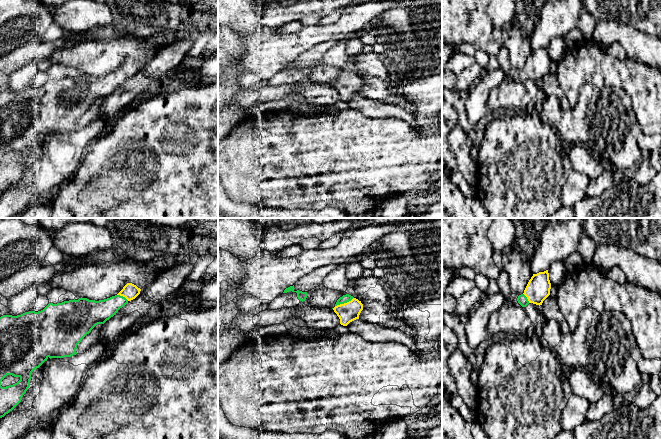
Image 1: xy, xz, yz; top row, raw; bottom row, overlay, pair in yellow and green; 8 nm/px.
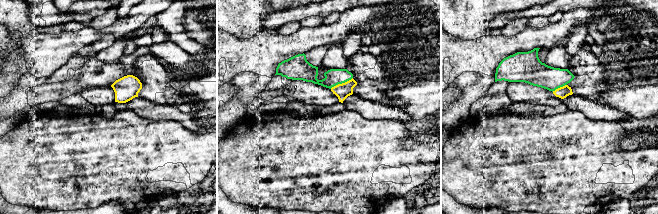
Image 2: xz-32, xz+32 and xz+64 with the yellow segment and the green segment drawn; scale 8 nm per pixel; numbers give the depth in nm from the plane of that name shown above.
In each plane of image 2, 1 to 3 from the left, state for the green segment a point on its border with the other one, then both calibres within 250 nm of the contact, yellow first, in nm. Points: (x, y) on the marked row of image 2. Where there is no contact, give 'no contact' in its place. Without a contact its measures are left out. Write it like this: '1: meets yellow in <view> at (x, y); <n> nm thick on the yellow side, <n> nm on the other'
1: no contact
2: meets yellow in xz+32 at (342, 83); 120 nm thick on the yellow side, 140 nm on the other
3: meets yellow in xz+64 at (560, 87); 90 nm thick on the yellow side, 200 nm on the other

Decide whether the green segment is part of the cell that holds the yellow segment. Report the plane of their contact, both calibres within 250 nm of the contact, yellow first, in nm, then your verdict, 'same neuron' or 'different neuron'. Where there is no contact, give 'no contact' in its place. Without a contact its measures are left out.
contact in xz; calibres 160 and 70 nm; same neuron

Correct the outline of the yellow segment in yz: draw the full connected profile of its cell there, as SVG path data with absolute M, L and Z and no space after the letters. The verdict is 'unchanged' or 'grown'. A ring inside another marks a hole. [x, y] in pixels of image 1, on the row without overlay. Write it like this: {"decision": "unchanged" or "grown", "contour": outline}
{"decision": "grown", "contour": "M548 46L533 50L524 69L518 72L517 77L522 83L526 83L529 79L540 82L550 71L550 65L551 59Z"}

